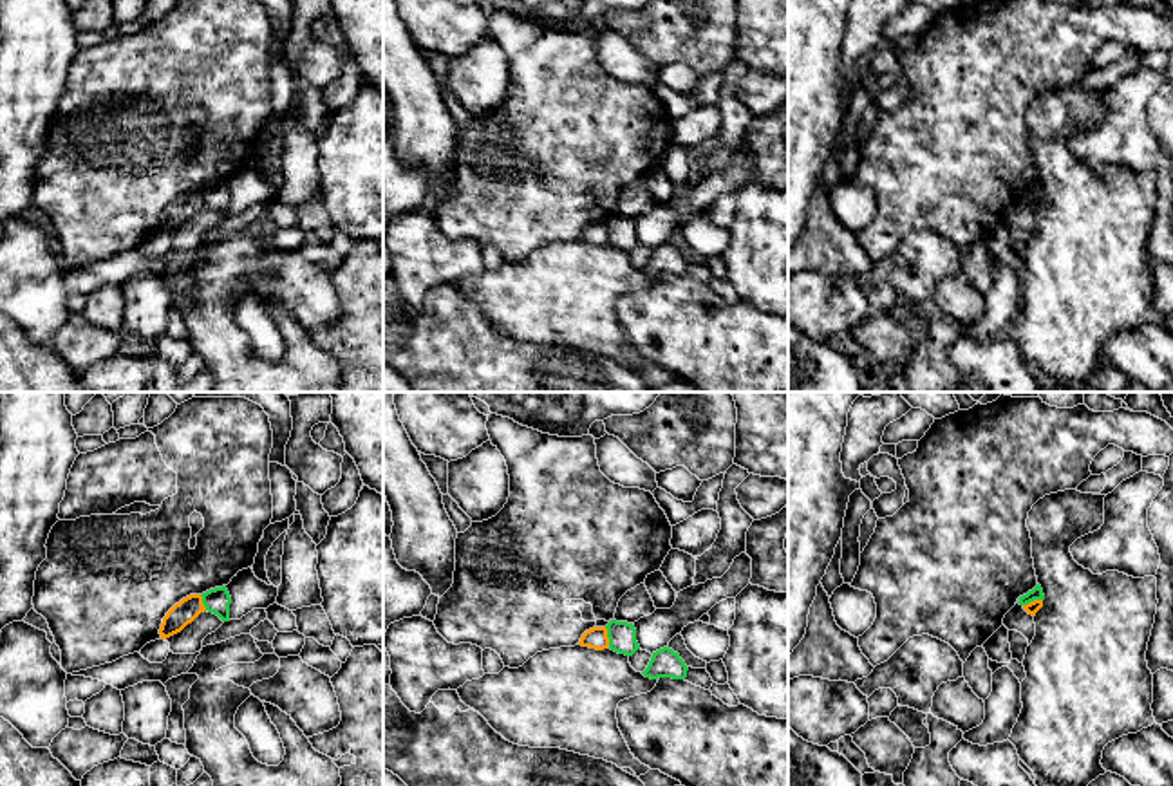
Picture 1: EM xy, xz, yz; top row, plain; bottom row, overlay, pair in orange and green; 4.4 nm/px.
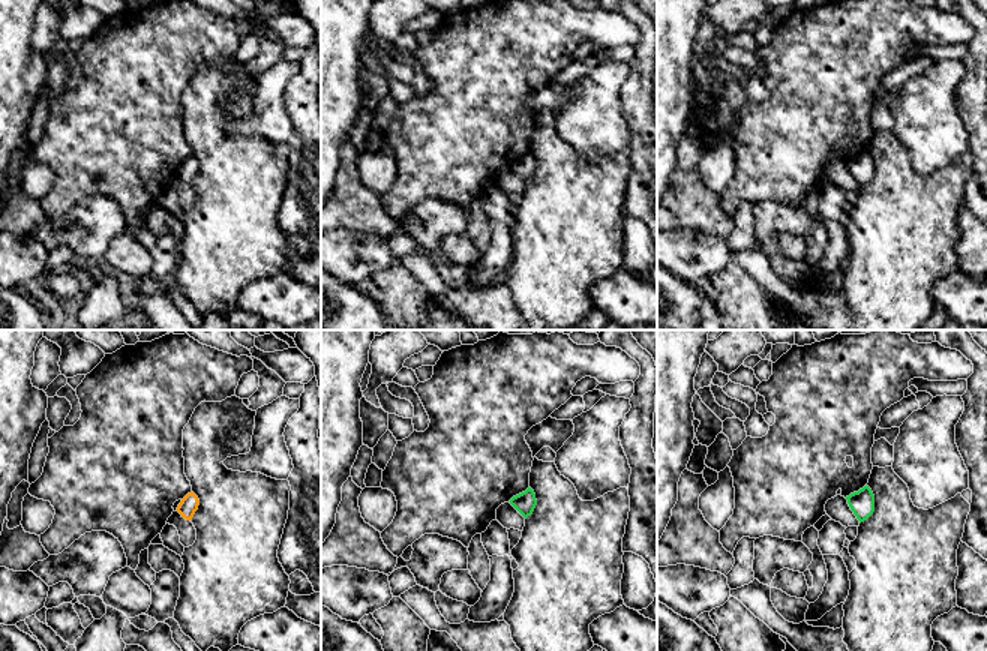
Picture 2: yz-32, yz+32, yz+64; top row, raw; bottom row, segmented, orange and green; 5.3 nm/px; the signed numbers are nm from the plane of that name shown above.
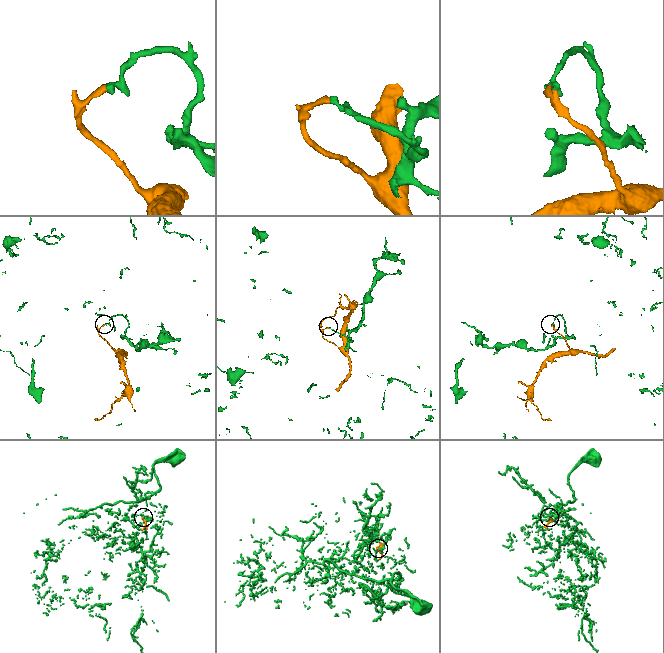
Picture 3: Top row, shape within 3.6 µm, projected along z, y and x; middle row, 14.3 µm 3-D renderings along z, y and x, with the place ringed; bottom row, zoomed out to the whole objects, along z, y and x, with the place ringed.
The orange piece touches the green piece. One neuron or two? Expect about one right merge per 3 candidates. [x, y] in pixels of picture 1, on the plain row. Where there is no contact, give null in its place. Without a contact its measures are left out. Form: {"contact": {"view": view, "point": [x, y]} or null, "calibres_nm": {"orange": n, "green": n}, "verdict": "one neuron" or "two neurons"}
{"contact": {"view": "xz", "point": [606, 232]}, "calibres_nm": {"orange": 100, "green": 130}, "verdict": "two neurons"}

